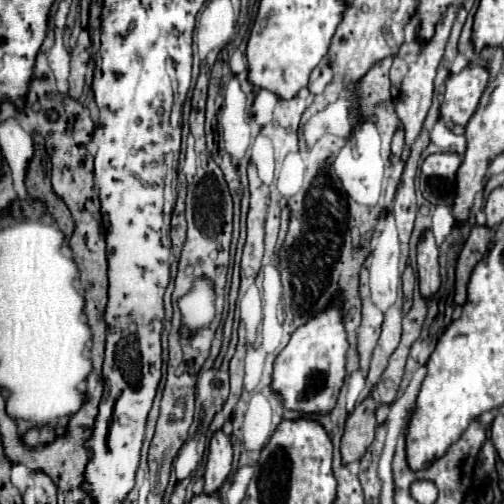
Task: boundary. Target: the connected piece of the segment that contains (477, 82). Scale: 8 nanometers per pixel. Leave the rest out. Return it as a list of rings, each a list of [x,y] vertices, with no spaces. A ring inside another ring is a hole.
[[[469,65],[461,73],[447,77],[445,95],[441,103],[441,119],[447,123],[447,127],[451,127],[453,133],[465,133],[465,125],[477,111],[487,81],[489,69],[475,65]]]

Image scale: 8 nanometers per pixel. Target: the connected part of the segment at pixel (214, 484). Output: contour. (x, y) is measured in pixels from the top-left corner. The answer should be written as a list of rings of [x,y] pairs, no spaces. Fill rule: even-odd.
[[[219,429],[213,433],[211,443],[209,443],[203,491],[219,491],[221,489],[227,475],[231,473],[231,461],[233,461],[231,437]]]

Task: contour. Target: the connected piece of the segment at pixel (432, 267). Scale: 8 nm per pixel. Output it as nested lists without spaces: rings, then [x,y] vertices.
[[[425,231],[417,245],[417,273],[419,273],[419,289],[423,297],[431,297],[439,289],[439,247],[431,231]]]

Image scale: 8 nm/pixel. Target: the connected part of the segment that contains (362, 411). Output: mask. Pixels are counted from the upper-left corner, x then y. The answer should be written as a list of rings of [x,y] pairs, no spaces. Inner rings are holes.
[[[369,395],[363,399],[347,419],[345,433],[341,439],[341,457],[343,463],[351,463],[363,457],[365,449],[371,445],[377,423],[375,423],[375,399]]]

